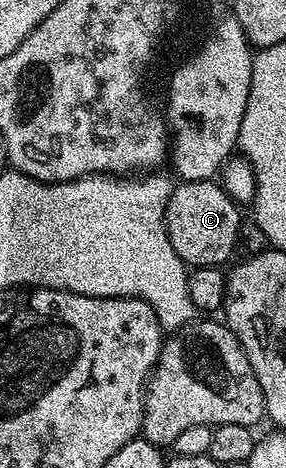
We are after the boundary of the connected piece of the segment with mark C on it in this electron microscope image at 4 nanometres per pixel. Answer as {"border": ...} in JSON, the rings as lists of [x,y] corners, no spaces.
{"border":[[[214,180],[176,184],[167,204],[167,234],[169,243],[173,243],[173,251],[177,251],[179,258],[191,267],[226,266],[232,260],[230,257],[237,253],[241,224],[239,209],[222,184]]]}

